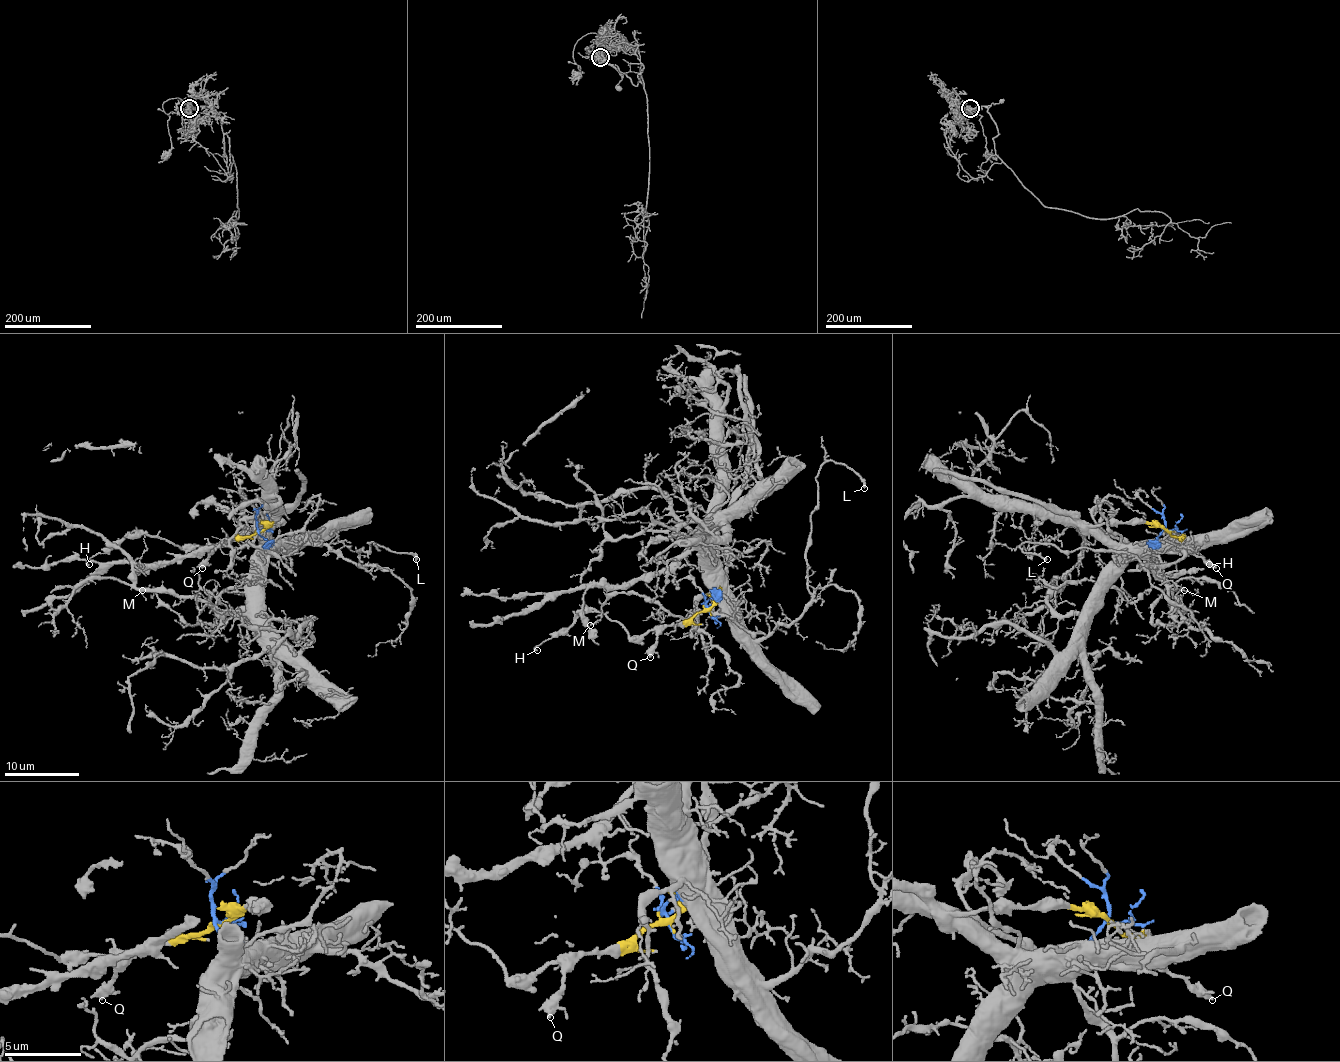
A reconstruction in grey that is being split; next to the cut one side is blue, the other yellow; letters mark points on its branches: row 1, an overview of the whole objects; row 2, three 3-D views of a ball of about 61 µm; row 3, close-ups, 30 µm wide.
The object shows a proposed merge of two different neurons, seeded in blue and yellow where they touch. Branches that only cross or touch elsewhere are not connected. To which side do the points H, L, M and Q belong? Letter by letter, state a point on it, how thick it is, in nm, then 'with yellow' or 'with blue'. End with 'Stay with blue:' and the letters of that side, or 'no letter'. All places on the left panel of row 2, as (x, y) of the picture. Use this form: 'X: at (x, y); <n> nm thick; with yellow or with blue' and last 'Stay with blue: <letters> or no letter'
H: at (89, 564); 200 nm thick; with yellow
L: at (416, 559); 240 nm thick; with blue
M: at (142, 590); 110 nm thick; with blue
Q: at (202, 568); 280 nm thick; with yellow
Stay with blue: L, M

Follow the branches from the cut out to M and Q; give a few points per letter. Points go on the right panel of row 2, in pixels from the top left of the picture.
M: (1169, 529), (1154, 540), (1149, 563), (1177, 614), (1171, 623), (1154, 625), (1152, 604), (1165, 589), (1184, 589)
Q: (1169, 531), (1195, 555), (1201, 555), (1216, 569)

